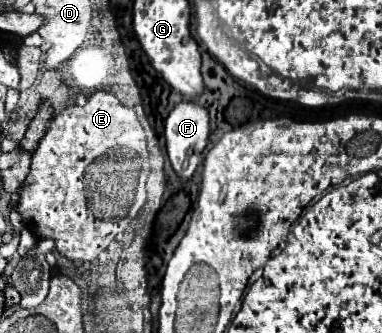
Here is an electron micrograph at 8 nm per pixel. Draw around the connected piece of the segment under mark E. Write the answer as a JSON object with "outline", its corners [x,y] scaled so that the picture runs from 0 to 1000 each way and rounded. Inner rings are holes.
{"outline":[[[264,270],[249,276],[223,318],[181,318],[134,360],[86,462],[81,514],[52,565],[55,592],[42,628],[60,643],[71,688],[102,715],[139,715],[154,763],[181,781],[249,781],[280,751],[301,709],[327,697],[332,673],[343,673],[343,655],[296,667],[291,655],[243,655],[243,643],[233,643],[233,595],[223,595],[223,498],[254,486],[254,474],[285,462],[285,450],[385,462],[385,426],[353,336],[322,318],[291,276]]]}

